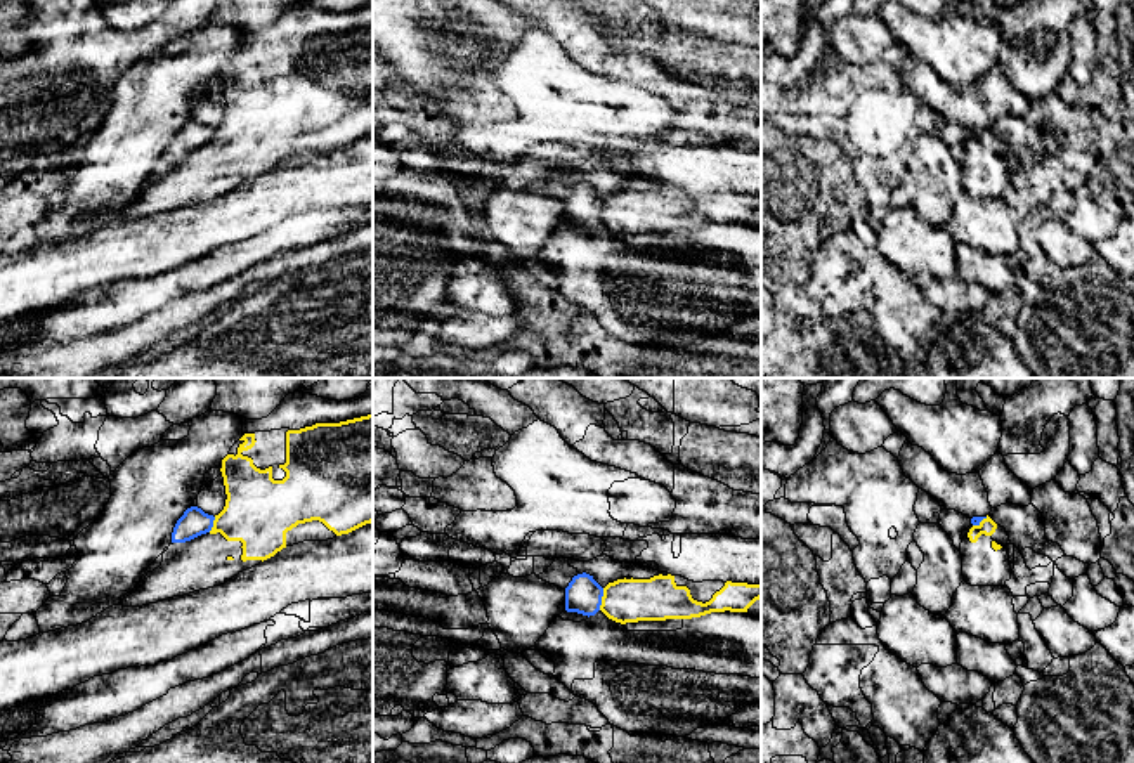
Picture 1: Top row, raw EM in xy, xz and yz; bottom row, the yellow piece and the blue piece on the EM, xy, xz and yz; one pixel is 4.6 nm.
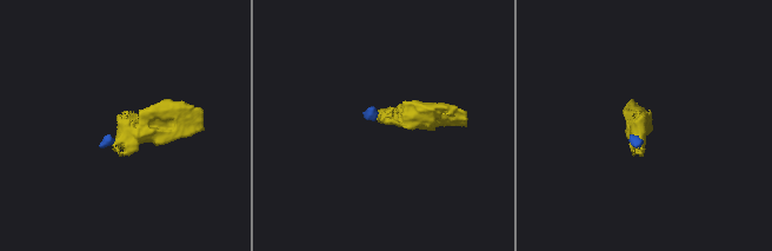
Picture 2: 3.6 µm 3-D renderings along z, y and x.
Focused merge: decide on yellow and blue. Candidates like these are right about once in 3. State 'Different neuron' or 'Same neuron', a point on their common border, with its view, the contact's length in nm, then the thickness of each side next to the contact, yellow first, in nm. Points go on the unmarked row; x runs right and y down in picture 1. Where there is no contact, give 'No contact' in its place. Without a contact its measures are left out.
Different neuron. Touches yellow at xz (602, 210). Shared border 110 nm. Thickness 200 nm (yellow) against 170 nm

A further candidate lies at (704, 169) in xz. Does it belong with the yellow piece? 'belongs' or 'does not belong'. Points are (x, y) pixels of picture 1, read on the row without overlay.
does not belong

